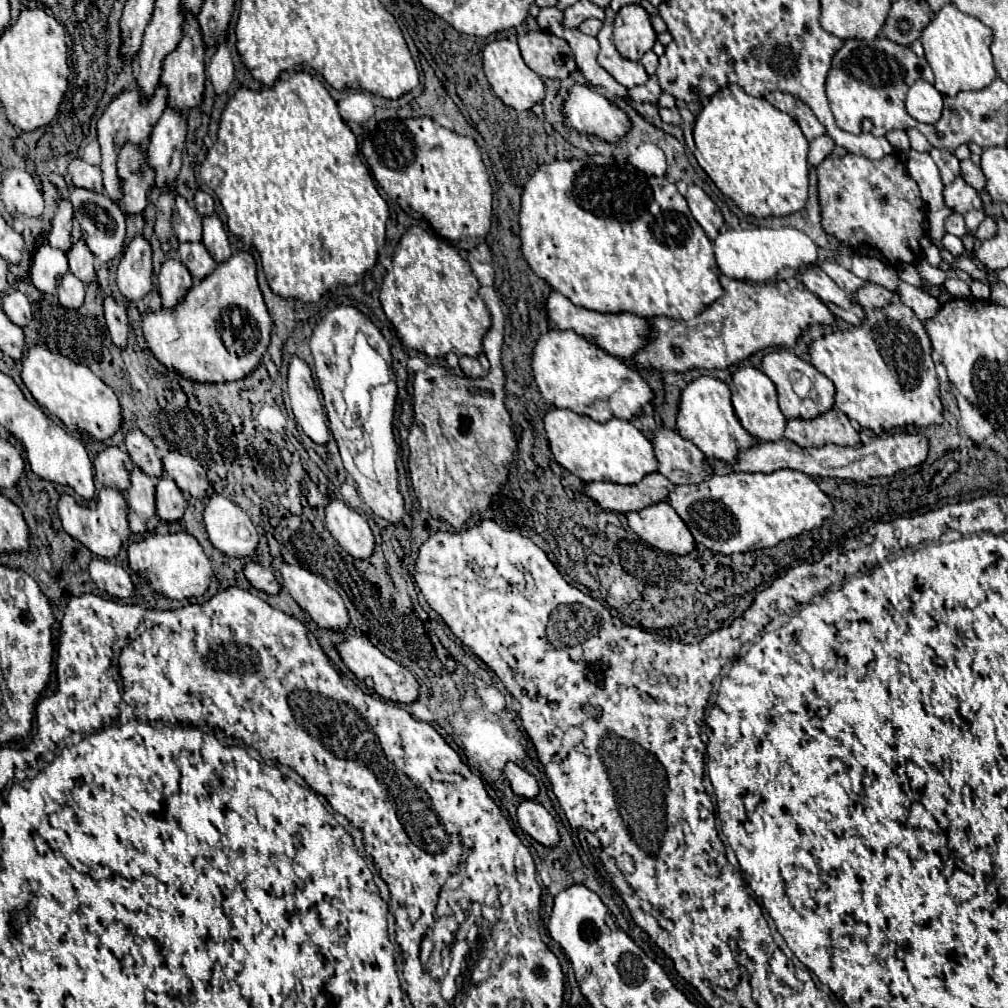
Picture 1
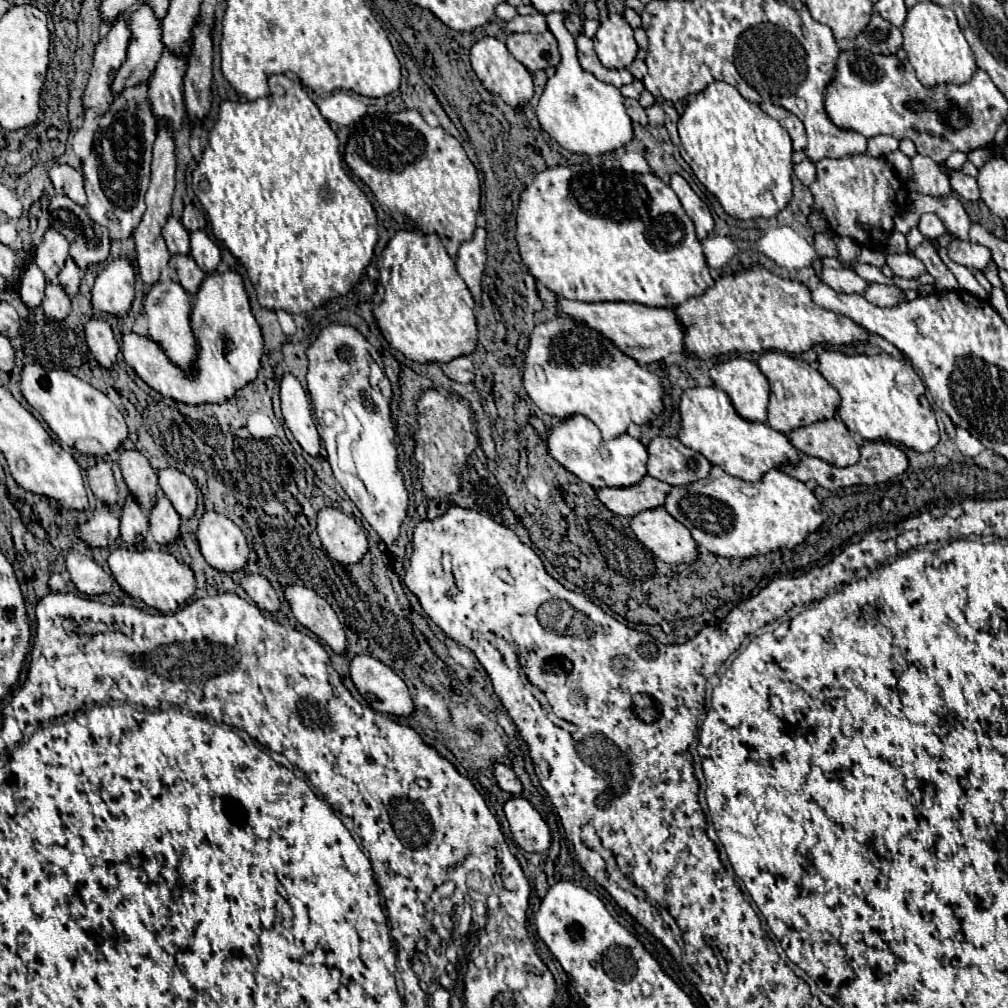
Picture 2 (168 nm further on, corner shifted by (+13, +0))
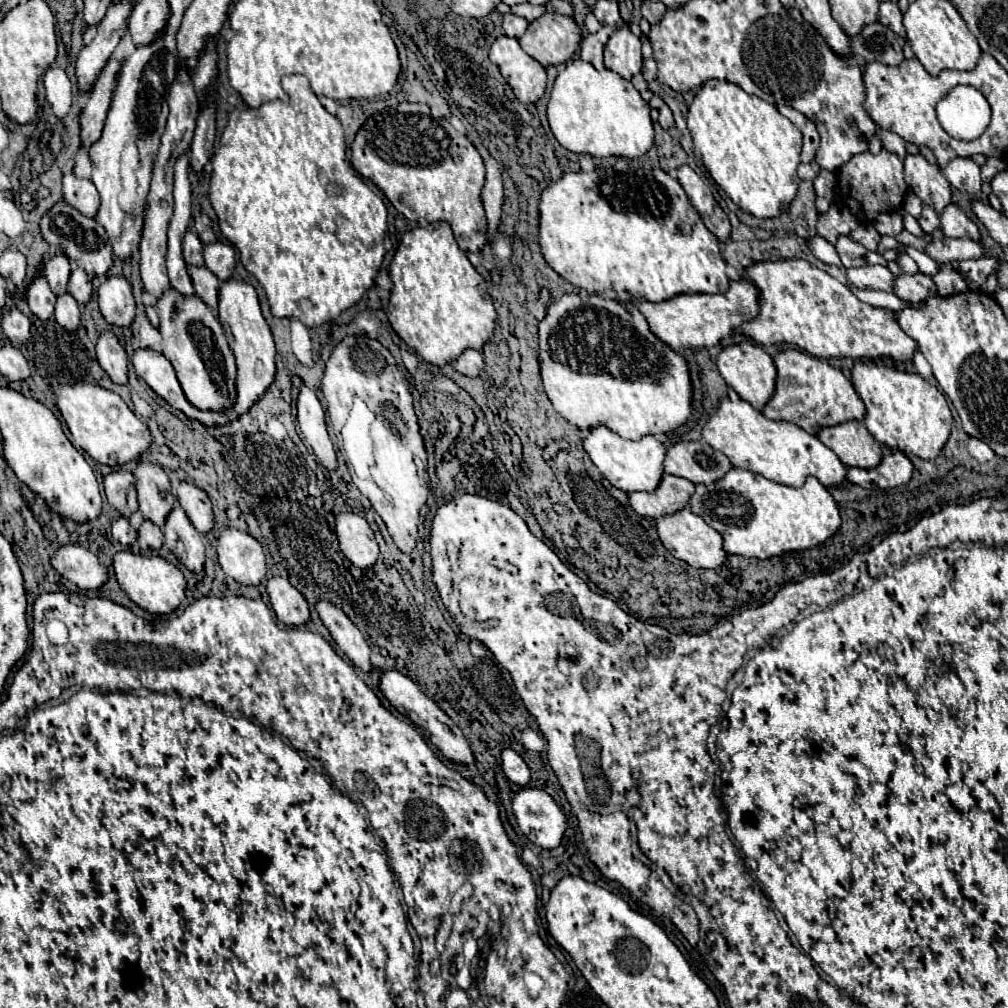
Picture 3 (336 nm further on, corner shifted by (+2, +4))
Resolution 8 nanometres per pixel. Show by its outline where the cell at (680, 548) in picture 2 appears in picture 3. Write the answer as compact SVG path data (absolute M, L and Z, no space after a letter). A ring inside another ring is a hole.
M689 508L685 510L679 510L671 516L663 516L659 522L657 522L657 532L659 532L659 538L663 542L663 546L677 558L677 560L683 560L687 562L689 566L693 568L719 568L727 562L727 552L723 548L723 538L721 534L711 528L701 516L693 514Z

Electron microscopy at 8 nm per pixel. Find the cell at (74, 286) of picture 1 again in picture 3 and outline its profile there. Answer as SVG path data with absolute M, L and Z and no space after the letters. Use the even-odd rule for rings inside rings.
M61 294L57 296L57 304L55 304L55 320L61 328L65 328L67 332L75 332L81 326L79 320L79 308L77 302L71 294Z

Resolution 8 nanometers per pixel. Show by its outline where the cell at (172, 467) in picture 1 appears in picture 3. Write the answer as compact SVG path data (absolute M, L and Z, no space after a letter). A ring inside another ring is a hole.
M181 482L177 486L177 500L197 532L209 534L213 530L213 524L215 524L213 506L209 496L203 490L199 490L195 484Z

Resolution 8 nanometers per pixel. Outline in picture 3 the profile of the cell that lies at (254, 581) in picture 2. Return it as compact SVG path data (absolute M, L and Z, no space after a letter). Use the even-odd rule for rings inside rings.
M269 578L267 592L271 598L271 606L277 618L287 626L301 626L309 622L311 612L305 596L287 580L287 578Z

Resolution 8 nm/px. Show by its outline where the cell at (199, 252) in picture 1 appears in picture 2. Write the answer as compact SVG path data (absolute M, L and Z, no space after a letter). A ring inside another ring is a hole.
M174 254L172 266L176 270L176 276L178 276L178 282L182 284L182 288L190 294L196 294L196 290L200 288L200 282L204 280L206 274L200 270L200 266L194 262L194 258L190 254Z

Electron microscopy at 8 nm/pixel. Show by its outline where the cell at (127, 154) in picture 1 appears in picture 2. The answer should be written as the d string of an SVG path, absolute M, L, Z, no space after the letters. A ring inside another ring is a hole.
M136 86L118 94L110 110L100 118L90 156L82 162L86 178L86 210L96 224L110 230L110 238L128 238L138 226L146 206L144 194L150 184L150 158L156 140L156 122L148 106L148 86Z

